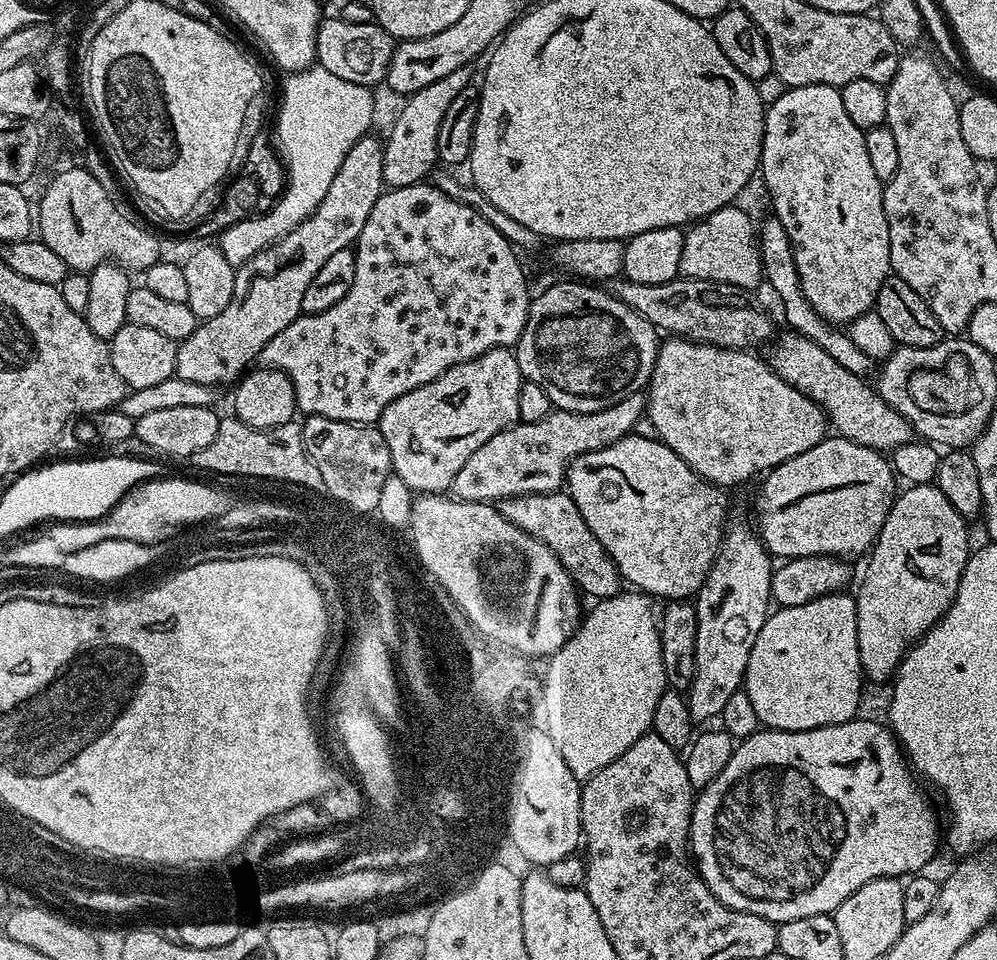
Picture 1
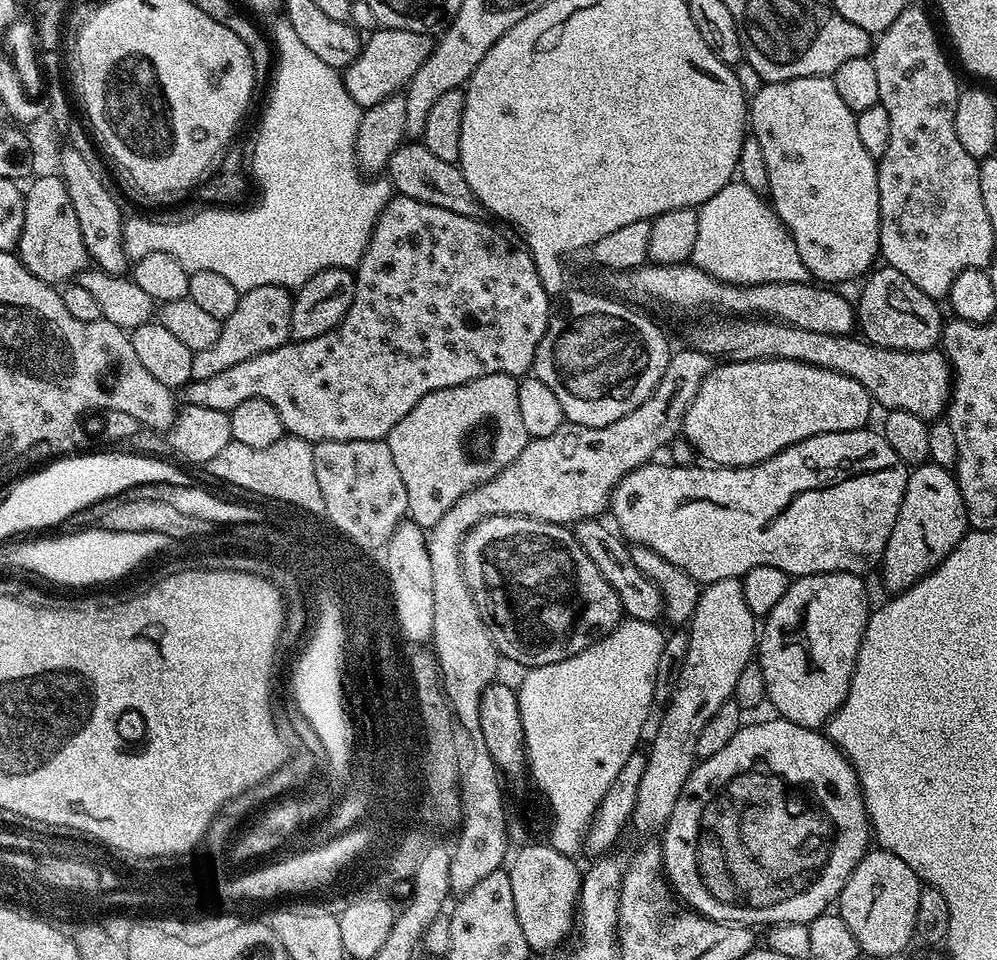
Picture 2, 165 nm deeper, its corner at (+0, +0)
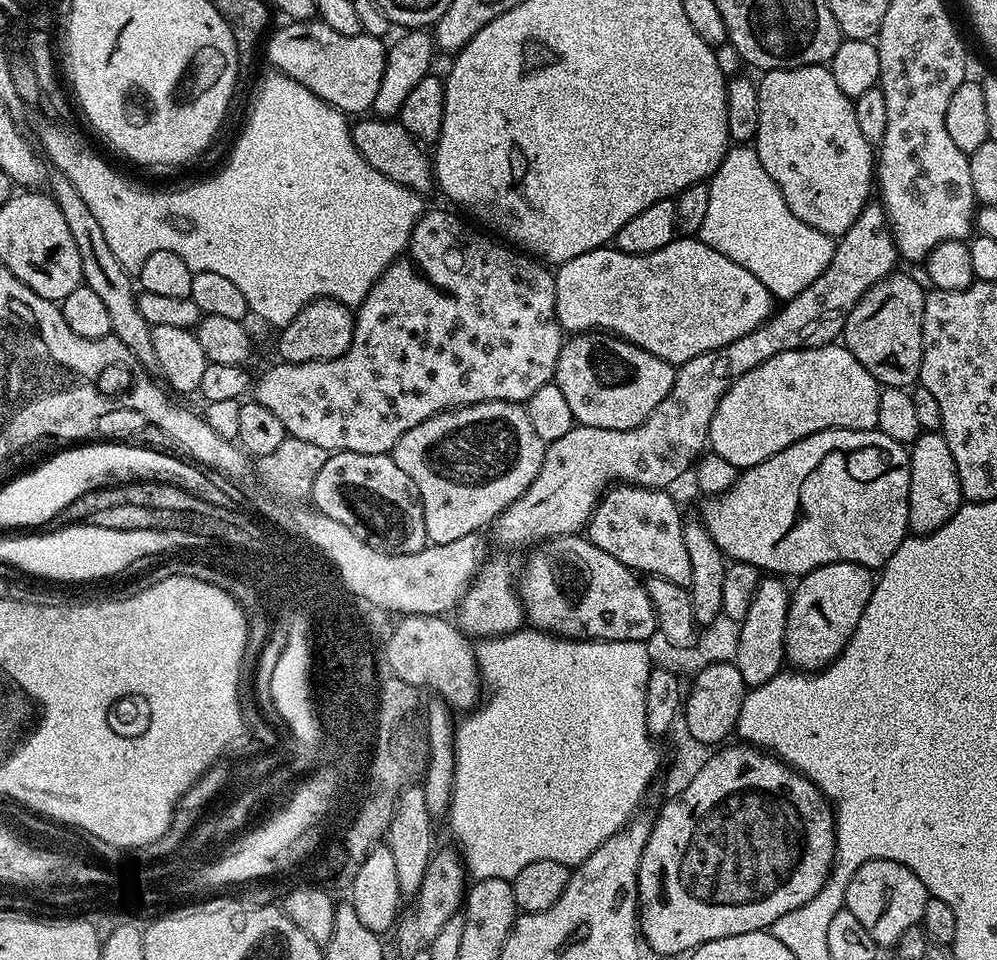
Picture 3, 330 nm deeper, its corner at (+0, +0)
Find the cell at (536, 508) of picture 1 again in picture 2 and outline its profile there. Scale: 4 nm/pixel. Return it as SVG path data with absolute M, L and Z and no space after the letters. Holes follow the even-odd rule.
M593 518L577 522L574 525L576 541L584 547L586 554L590 554L590 562L594 562L598 570L602 570L602 578L606 578L606 582L610 582L610 586L614 586L614 590L620 595L625 617L656 624L664 614L662 594L656 582L646 578L646 574L642 574L642 570L634 566L629 545L611 527L608 529L602 521L603 519Z

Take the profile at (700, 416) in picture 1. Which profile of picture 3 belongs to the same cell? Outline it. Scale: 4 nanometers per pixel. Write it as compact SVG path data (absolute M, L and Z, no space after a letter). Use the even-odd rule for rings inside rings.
M843 343L774 354L726 390L710 422L708 444L737 470L753 468L794 442L831 428L875 429L882 388Z

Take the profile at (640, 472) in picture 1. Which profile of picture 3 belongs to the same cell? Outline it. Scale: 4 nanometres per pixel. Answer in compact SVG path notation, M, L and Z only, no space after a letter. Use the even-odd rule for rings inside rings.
M831 428L815 432L766 458L766 462L743 469L726 492L709 499L712 501L705 506L702 519L729 561L741 560L780 578L799 578L838 562L879 570L910 532L909 455L905 445L894 442L894 438L879 430Z

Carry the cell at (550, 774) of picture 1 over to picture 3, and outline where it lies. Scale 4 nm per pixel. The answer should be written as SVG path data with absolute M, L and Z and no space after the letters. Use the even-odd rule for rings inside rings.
M404 614L397 620L400 621L393 626L382 649L383 659L387 669L391 669L391 675L417 690L428 687L430 691L437 692L440 695L437 697L449 709L468 710L479 705L482 700L480 667L476 661L477 649L472 644L468 645L469 637L444 616Z

